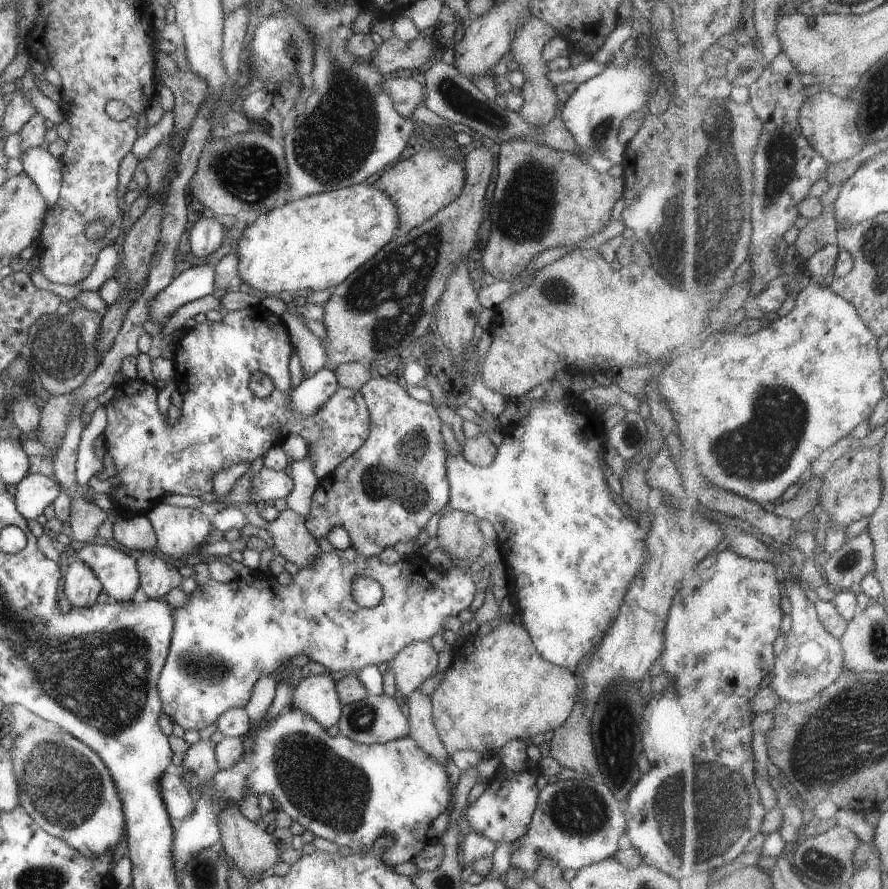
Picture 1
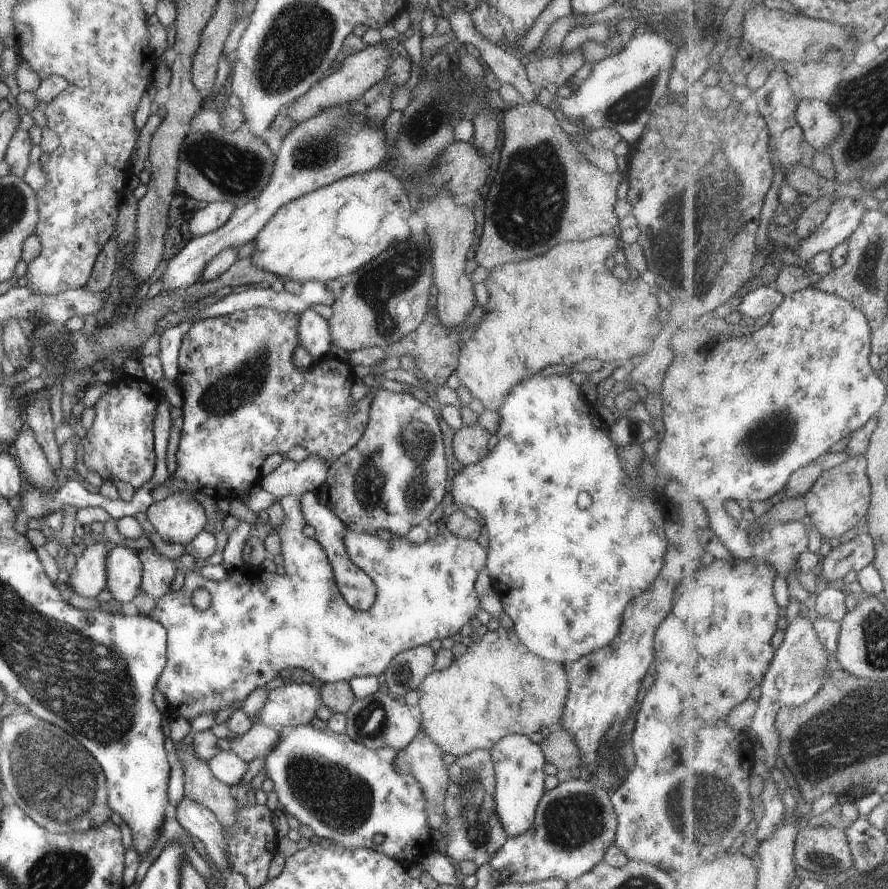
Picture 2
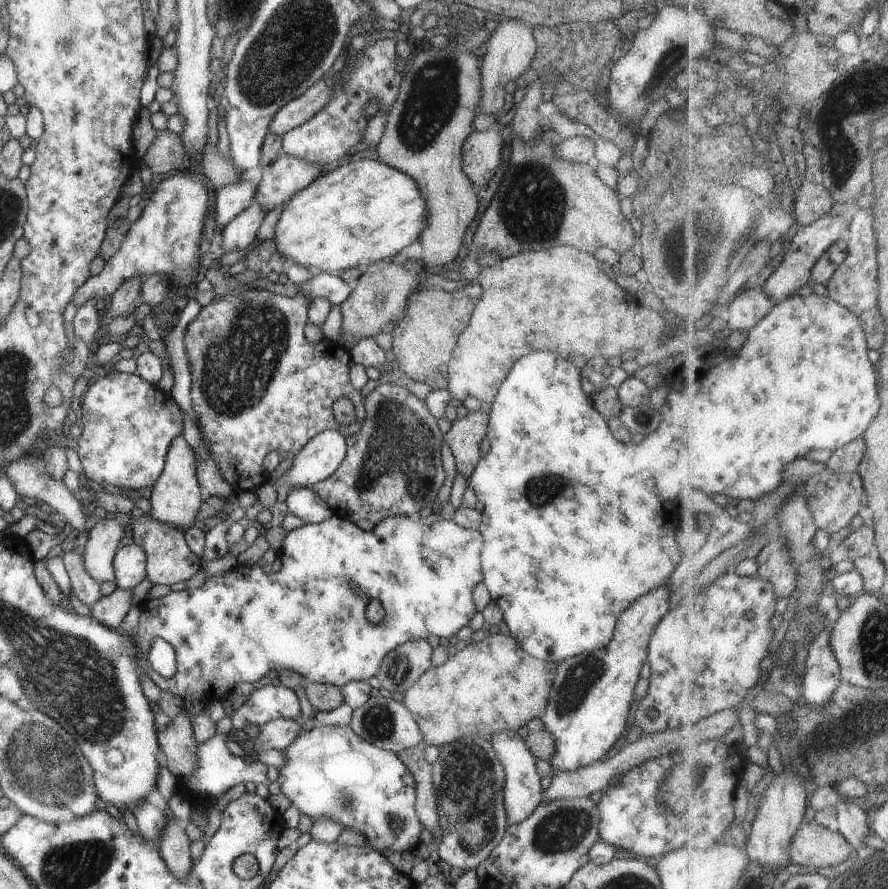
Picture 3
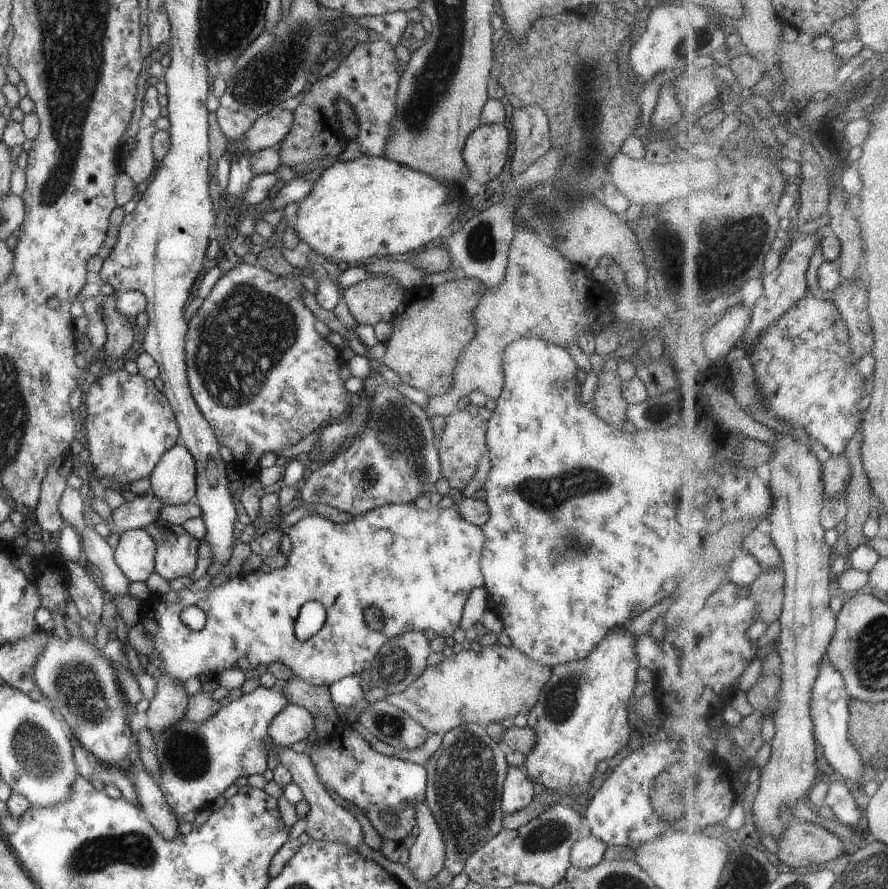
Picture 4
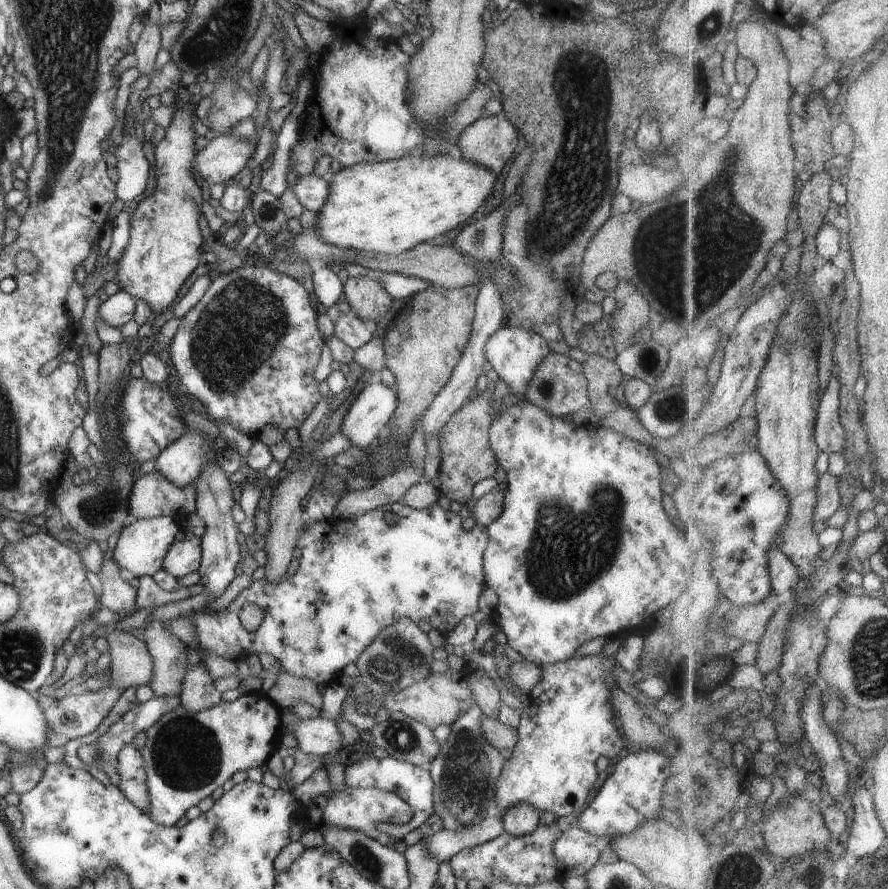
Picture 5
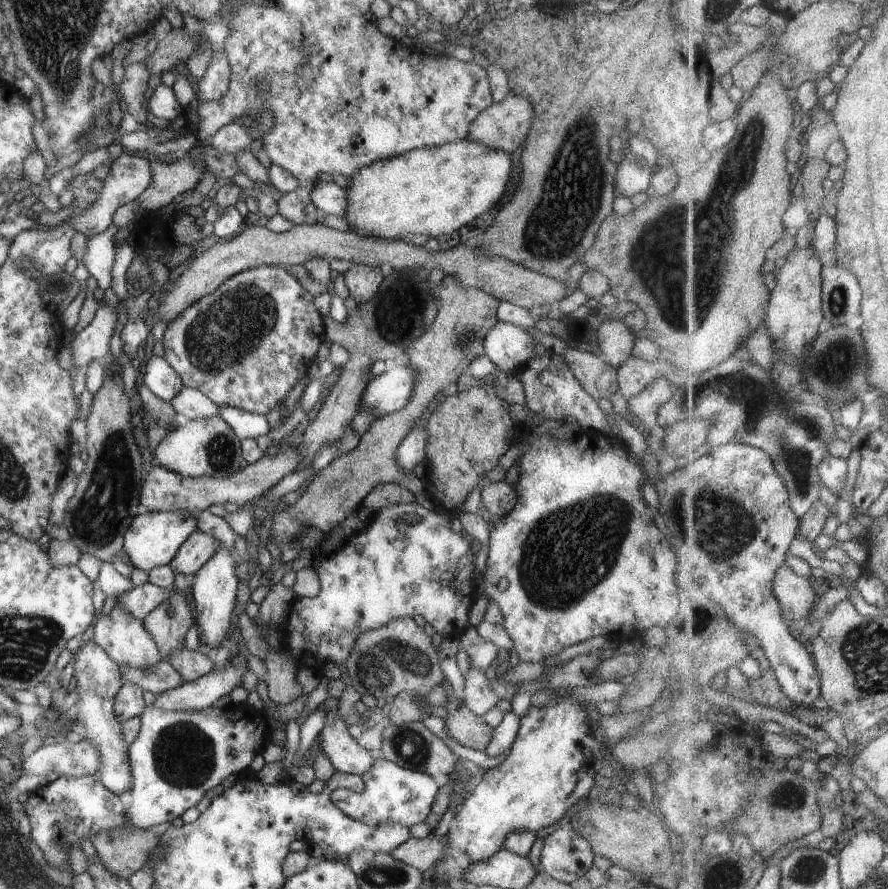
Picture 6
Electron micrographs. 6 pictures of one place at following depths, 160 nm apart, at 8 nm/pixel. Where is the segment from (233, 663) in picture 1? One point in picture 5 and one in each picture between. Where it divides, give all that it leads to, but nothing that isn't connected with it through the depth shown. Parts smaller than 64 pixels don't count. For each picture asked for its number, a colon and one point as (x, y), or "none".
2: (254, 626)
3: (307, 617)
4: (418, 566)
5: (360, 575)

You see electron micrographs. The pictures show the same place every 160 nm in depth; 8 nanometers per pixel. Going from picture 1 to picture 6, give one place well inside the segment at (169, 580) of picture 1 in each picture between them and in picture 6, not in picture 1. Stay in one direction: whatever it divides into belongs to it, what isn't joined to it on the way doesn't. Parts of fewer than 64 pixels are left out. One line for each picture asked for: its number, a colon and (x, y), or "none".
2: (157, 573)
3: (168, 559)
4: (176, 552)
5: (182, 556)
6: (198, 547)

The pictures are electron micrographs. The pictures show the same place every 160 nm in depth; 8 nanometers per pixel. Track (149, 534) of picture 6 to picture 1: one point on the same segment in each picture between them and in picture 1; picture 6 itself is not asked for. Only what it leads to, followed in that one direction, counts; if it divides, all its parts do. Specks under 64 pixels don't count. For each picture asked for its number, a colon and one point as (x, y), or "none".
1: (117, 572)
2: (123, 570)
3: (128, 562)
4: (134, 553)
5: (140, 547)

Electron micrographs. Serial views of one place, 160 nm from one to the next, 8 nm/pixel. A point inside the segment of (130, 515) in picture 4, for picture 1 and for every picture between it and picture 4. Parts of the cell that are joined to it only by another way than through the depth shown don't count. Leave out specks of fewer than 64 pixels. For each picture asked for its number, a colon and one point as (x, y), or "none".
1: (81, 587)
2: (87, 577)
3: (101, 543)

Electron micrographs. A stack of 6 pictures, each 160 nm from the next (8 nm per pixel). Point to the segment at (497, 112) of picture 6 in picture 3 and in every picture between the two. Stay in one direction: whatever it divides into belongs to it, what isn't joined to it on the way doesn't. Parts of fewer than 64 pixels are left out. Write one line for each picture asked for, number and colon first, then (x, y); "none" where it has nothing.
3: (480, 151)
4: (484, 152)
5: (488, 142)

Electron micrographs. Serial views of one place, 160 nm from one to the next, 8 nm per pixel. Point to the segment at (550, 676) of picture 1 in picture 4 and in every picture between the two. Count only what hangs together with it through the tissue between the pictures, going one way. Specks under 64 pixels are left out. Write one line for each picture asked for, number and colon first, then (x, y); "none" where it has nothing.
2: (497, 687)
3: (491, 685)
4: (496, 683)

